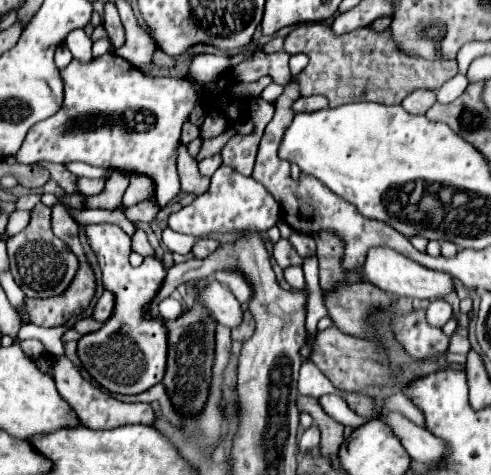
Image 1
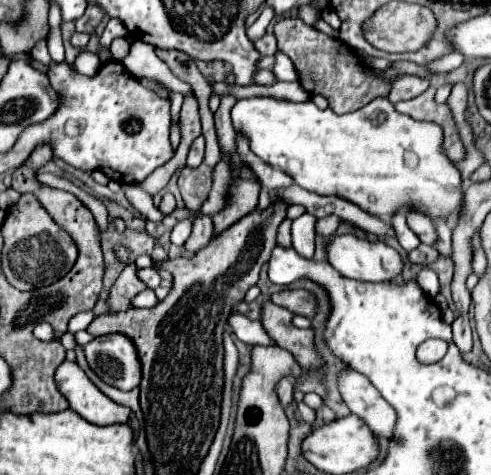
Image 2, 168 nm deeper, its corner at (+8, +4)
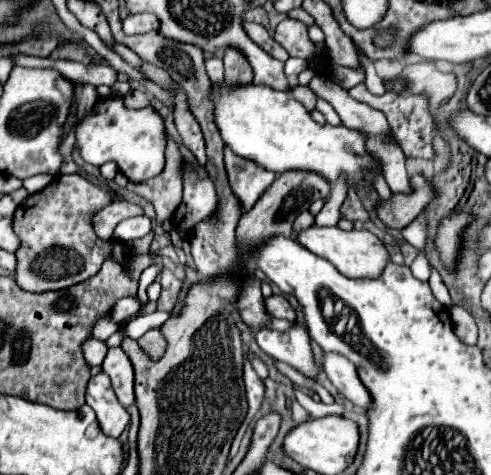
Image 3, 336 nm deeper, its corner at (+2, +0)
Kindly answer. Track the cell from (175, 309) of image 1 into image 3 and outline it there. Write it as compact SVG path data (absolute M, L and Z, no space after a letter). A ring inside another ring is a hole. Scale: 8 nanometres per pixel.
M126 296L126 298L120 298L116 300L114 304L114 312L112 312L112 320L116 324L122 324L128 316L136 314L140 310L140 298L138 296Z

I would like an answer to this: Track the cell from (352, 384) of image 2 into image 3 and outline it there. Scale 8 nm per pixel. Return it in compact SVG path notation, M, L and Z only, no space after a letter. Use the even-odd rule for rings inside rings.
M324 354L322 368L346 400L350 400L356 406L362 406L364 410L370 410L370 392L366 392L366 386L362 384L362 380L358 380L356 368L350 360L346 360L340 354Z

